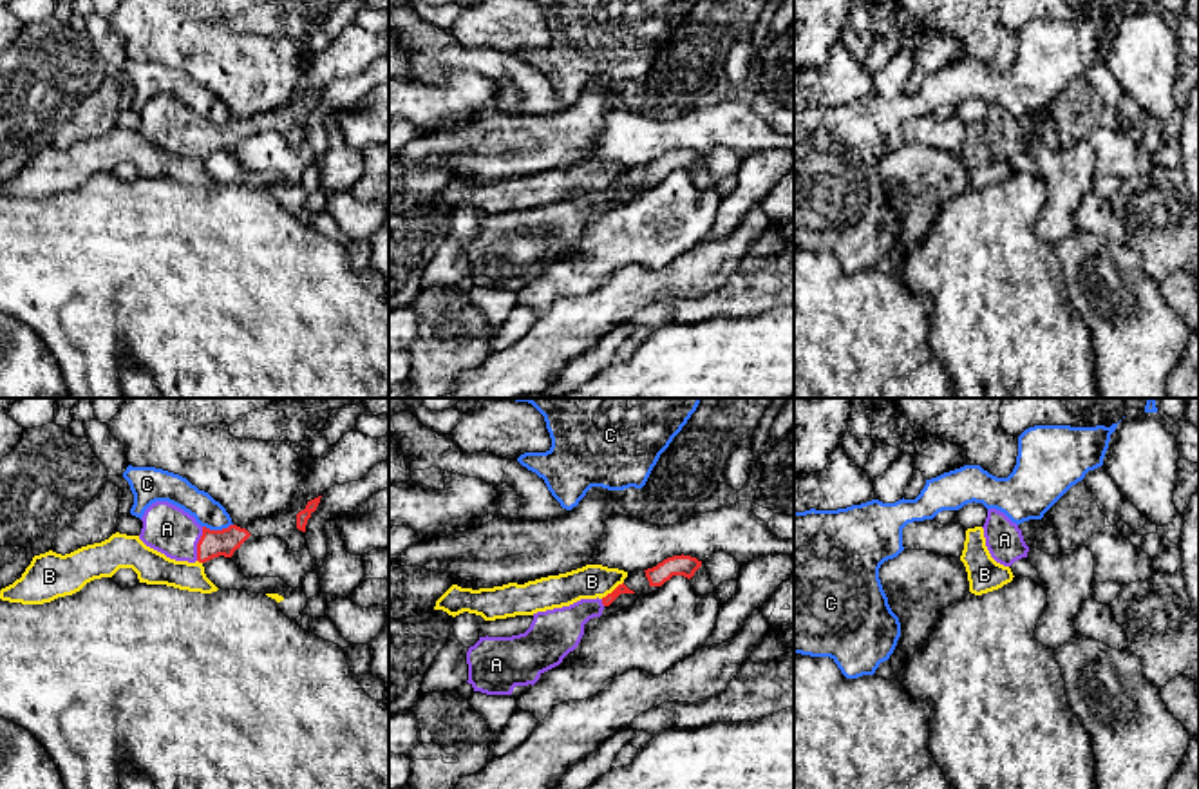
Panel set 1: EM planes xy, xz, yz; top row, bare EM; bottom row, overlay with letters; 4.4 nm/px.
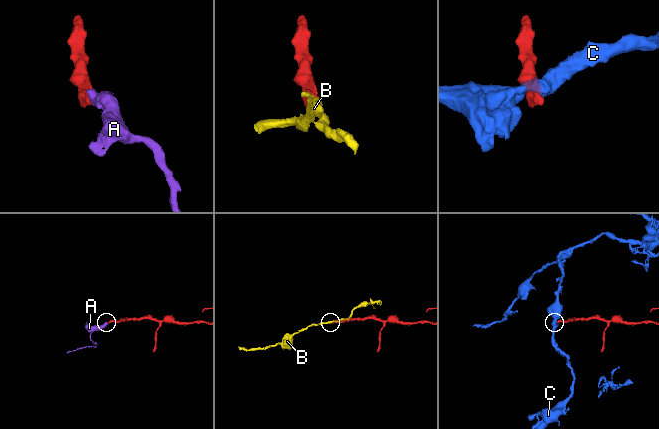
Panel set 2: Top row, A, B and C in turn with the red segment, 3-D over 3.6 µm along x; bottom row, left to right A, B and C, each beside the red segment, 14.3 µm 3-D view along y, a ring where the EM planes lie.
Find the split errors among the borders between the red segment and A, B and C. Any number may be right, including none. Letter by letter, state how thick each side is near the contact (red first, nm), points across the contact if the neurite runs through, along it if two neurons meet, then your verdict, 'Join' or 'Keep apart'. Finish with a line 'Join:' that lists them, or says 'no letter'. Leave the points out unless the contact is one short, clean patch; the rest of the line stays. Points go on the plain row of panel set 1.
A: Thickness 120 nm (red) against 220 nm. Path across: xy (212, 138), (198, 138), (183, 134), (167, 123). Join
B: Thickness 50 nm (red) against 150 nm. Boundary: xz (623, 176), (601, 192). Keep apart
C: Thickness 120 nm (red) against 130 nm. Boundary: xy (232, 118), (221, 123), (203, 122). Keep apart
Join: A

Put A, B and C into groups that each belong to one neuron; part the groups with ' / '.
A / B / C

